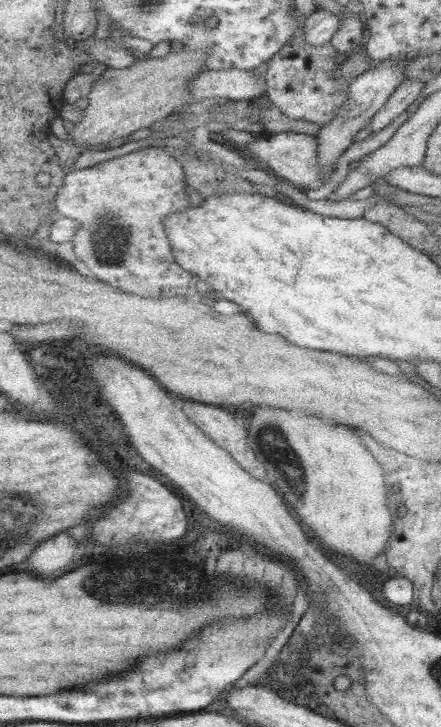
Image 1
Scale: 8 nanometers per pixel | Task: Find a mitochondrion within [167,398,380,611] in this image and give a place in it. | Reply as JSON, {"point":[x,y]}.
{"point":[274,444]}

